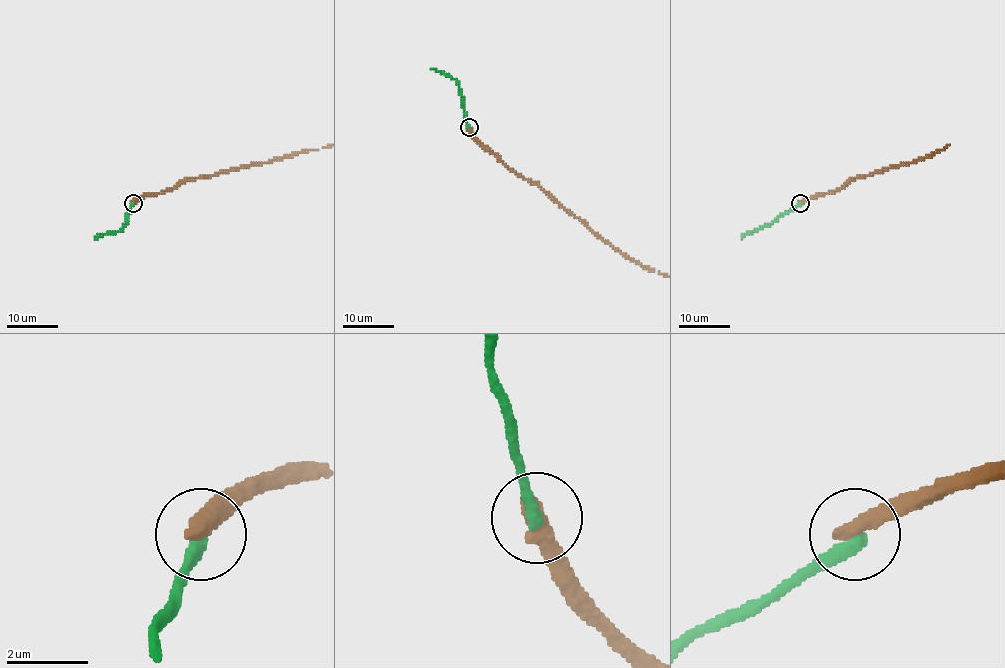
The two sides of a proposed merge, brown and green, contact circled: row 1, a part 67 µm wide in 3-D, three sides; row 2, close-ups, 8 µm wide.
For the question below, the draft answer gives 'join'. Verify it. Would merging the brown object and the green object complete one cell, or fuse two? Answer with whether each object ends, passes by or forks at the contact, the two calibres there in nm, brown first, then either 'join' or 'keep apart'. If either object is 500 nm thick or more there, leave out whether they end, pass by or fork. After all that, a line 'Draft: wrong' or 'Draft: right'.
500 nm thick on the brown side, 360 nm on the other; keep apart
Draft: wrong

